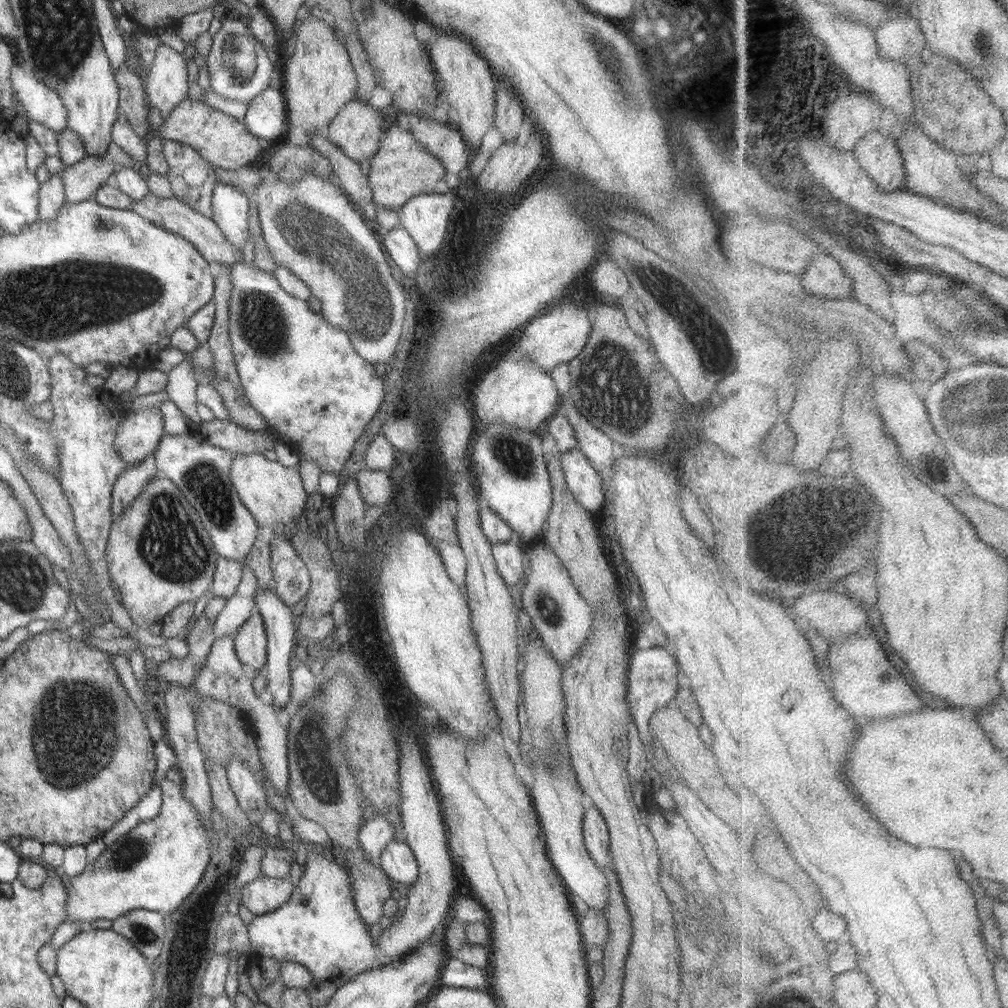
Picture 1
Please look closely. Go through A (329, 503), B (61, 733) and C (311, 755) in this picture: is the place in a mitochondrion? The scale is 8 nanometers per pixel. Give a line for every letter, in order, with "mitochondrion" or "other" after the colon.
A: other
B: mitochondrion
C: mitochondrion

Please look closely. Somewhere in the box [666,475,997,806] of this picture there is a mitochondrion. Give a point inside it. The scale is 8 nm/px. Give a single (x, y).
(808, 527)

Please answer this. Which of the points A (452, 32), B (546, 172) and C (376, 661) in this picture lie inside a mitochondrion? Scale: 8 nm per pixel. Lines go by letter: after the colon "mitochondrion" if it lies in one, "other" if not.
A: other
B: other
C: mitochondrion

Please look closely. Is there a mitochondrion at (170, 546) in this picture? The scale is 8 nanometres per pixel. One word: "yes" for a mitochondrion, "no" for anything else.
yes

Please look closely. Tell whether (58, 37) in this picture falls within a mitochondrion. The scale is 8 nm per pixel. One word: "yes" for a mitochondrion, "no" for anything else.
yes

